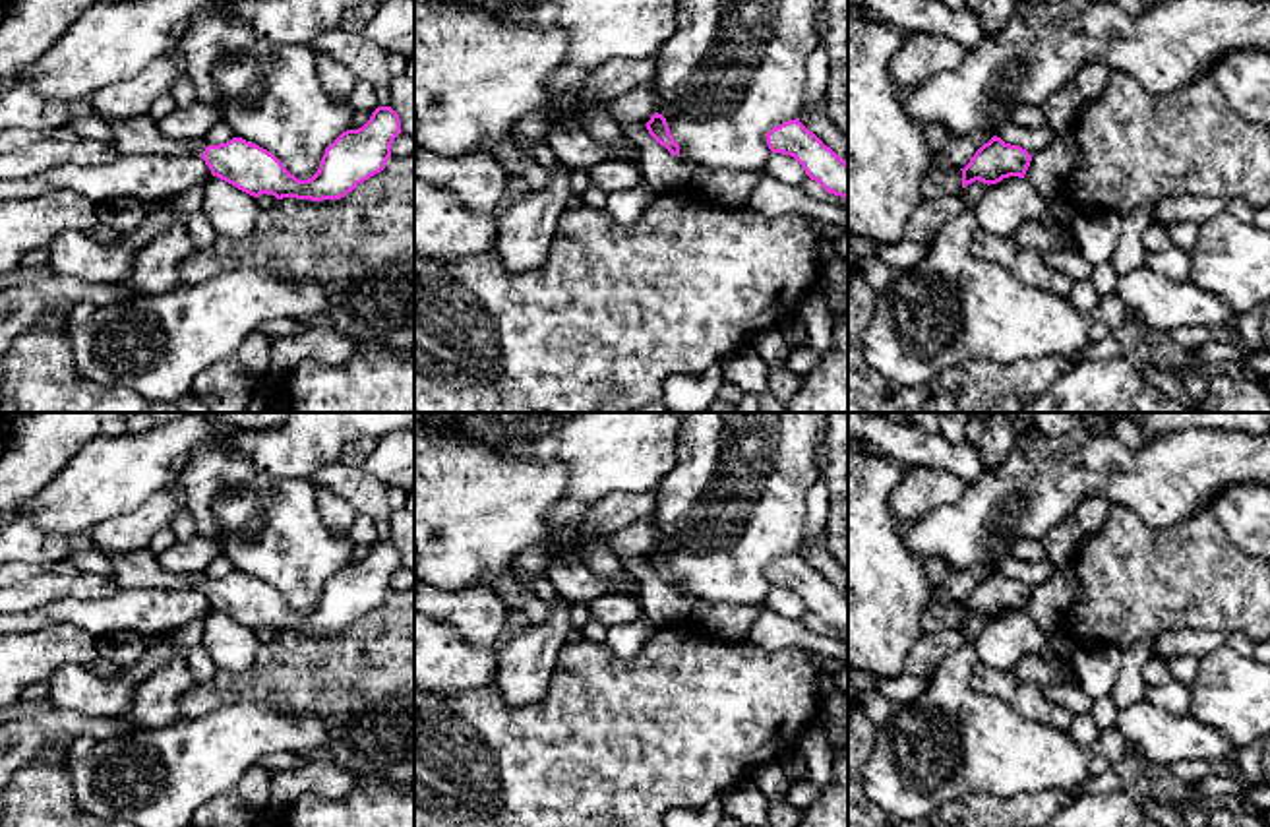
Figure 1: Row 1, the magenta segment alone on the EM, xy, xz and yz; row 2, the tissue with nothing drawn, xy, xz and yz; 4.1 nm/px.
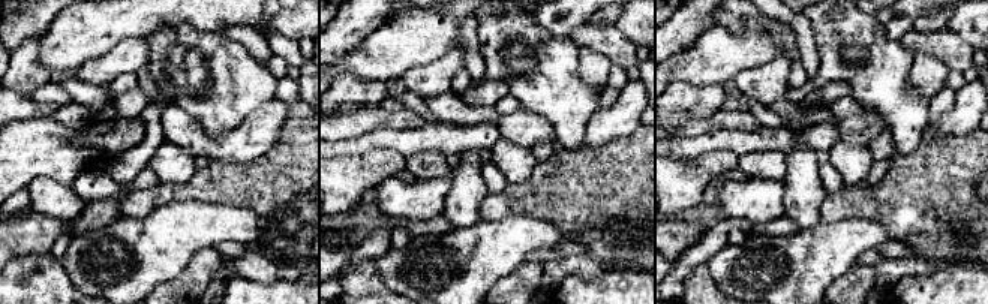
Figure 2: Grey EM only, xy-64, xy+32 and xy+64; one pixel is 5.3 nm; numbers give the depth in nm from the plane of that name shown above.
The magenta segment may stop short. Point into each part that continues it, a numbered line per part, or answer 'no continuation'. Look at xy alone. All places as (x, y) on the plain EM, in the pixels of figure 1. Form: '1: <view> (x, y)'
1: xy (132, 570)

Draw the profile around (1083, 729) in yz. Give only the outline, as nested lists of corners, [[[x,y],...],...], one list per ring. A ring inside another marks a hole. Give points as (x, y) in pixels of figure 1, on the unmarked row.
[[[1090,713],[1074,715],[1067,734],[1084,750],[1090,750],[1100,736],[1100,728]]]

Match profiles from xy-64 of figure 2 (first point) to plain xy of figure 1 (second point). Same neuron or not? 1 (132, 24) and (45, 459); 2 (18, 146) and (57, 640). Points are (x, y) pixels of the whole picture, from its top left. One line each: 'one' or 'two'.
1: two
2: one

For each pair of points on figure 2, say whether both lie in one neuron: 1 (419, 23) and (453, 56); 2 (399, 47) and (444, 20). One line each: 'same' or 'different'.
1: different
2: same

